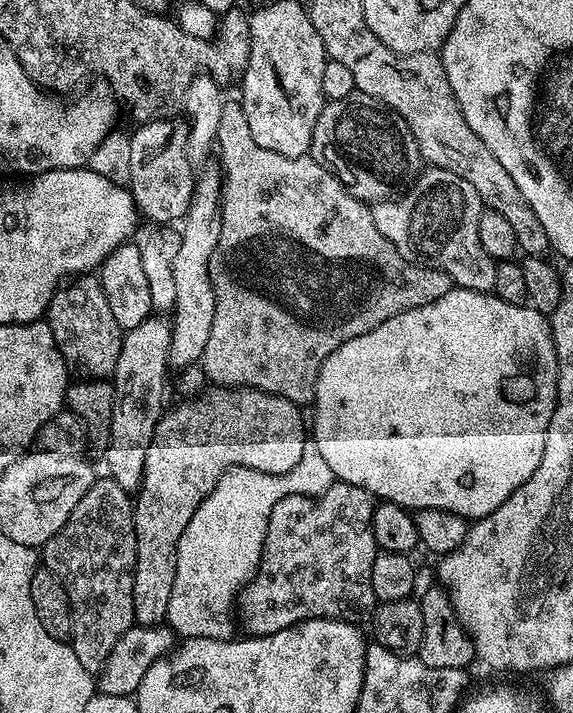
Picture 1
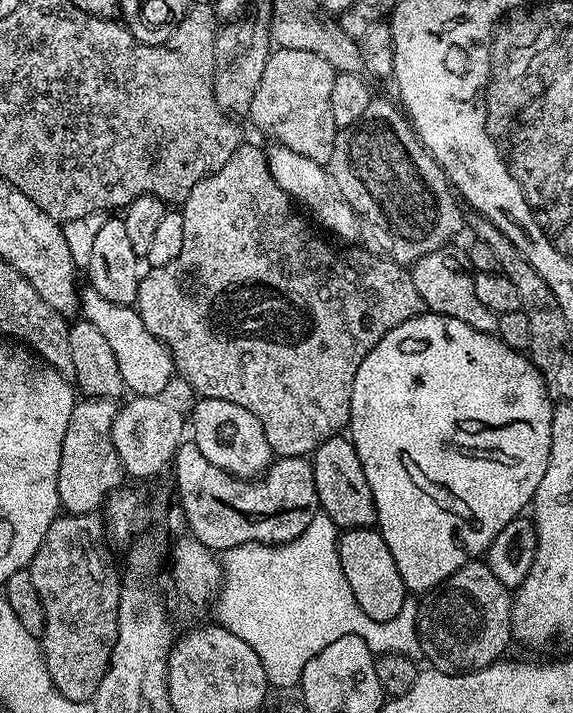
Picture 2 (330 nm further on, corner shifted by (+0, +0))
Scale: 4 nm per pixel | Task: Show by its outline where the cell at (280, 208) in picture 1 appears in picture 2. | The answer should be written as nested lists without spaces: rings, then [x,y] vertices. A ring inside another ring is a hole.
[[[248,142],[230,154],[230,160],[217,172],[204,176],[194,190],[182,201],[183,237],[182,248],[178,258],[166,262],[166,266],[158,266],[145,271],[140,278],[135,310],[142,318],[146,330],[156,336],[168,347],[172,355],[172,367],[193,388],[200,398],[222,398],[222,402],[234,402],[245,410],[250,410],[258,422],[262,422],[262,434],[266,434],[266,442],[270,442],[273,453],[282,456],[308,456],[316,447],[332,436],[341,435],[349,427],[352,419],[352,391],[354,390],[354,374],[358,374],[358,366],[402,322],[410,322],[410,318],[421,315],[425,311],[422,294],[414,287],[414,278],[405,265],[395,264],[384,256],[377,256],[363,246],[340,246],[335,248],[324,240],[308,240],[309,221],[298,211],[292,197],[287,196],[274,182],[268,169],[268,157],[265,149],[255,148]]]

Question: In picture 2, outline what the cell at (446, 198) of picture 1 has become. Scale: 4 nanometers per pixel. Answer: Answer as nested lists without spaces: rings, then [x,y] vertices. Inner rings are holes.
[[[451,247],[439,248],[418,258],[416,263],[411,265],[414,287],[418,290],[418,294],[422,294],[425,309],[442,314],[446,318],[458,318],[458,322],[466,322],[466,326],[479,332],[495,333],[498,316],[495,312],[486,310],[486,306],[482,306],[478,294],[474,294],[473,269],[466,263],[461,253],[459,256],[452,251]]]

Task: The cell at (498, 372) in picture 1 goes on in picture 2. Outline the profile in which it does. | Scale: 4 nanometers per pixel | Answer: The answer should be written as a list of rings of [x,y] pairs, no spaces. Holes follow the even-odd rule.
[[[425,311],[410,318],[410,322],[402,322],[402,326],[390,330],[390,334],[386,334],[386,338],[382,338],[382,342],[378,342],[370,354],[366,354],[362,366],[358,366],[358,374],[354,374],[350,439],[366,470],[370,492],[374,494],[375,527],[382,534],[386,546],[390,546],[390,554],[394,554],[394,566],[398,566],[398,574],[402,574],[402,582],[409,593],[426,593],[450,578],[454,570],[483,557],[490,542],[498,538],[502,526],[517,519],[523,513],[520,511],[523,508],[525,511],[531,505],[538,482],[542,482],[542,474],[546,474],[546,462],[550,462],[553,407],[554,401],[546,390],[542,374],[521,349],[506,346],[506,342],[491,332],[479,332],[466,326],[466,322],[458,322],[458,318],[446,318],[437,312]]]

